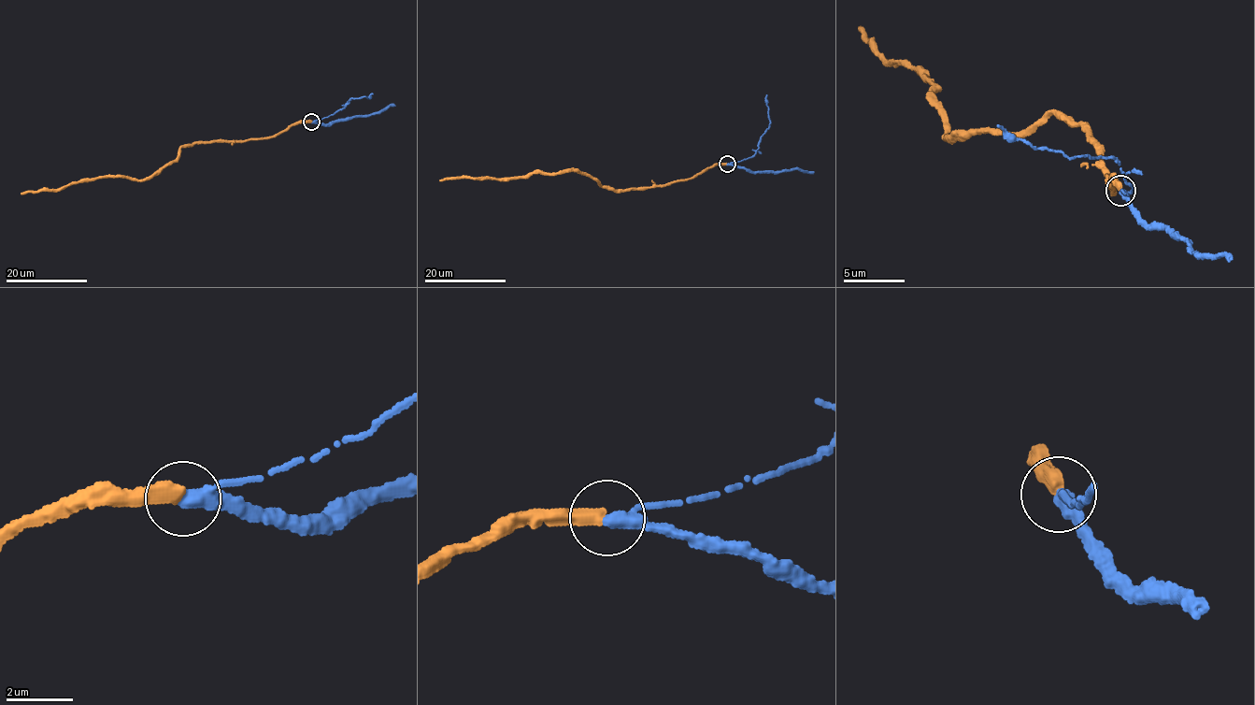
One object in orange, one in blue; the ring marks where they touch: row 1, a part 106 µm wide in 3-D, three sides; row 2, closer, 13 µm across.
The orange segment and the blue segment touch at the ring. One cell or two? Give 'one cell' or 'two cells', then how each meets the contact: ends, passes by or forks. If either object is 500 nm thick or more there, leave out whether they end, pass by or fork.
one cell | orange ends | blue passes by

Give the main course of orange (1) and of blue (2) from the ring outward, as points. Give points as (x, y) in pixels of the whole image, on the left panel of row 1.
1: (310, 122), (296, 122), (263, 138), (186, 145), (176, 159), (142, 179), (96, 178), (58, 189), (21, 194)
2: (311, 122), (328, 118), (352, 98), (369, 98), (373, 93)

